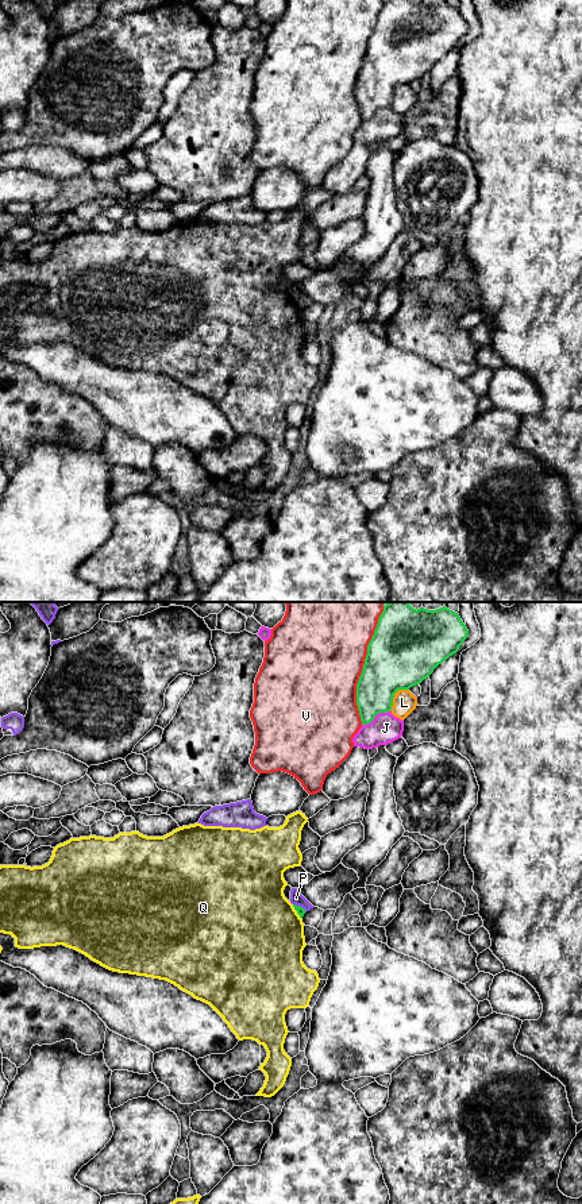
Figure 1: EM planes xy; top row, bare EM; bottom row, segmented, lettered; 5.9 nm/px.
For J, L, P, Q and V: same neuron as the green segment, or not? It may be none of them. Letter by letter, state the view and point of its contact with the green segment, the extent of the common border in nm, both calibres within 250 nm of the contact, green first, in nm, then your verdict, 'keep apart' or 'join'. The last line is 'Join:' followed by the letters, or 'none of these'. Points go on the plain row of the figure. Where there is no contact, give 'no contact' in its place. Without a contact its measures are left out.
J: meets green in xy at (376, 110); contact 190 nm long; 260 nm thick on the green side, 180 nm on the other; keep apart
L: meets green in xy at (393, 91); contact 180 nm long; 400 nm thick on the green side, 140 nm on the other; keep apart
P: meets green in xy at (299, 301); contact 90 nm long; 50 nm thick on the green side, 80 nm on the other; keep apart
Q: meets green in xy at (296, 305); contact 110 nm long; 50 nm thick on the green side, 500 nm on the other; keep apart
V: meets green in xy at (363, 61); contact 700 nm long; 400 nm thick on the green side, 500 nm on the other; keep apart
Join: none of these

